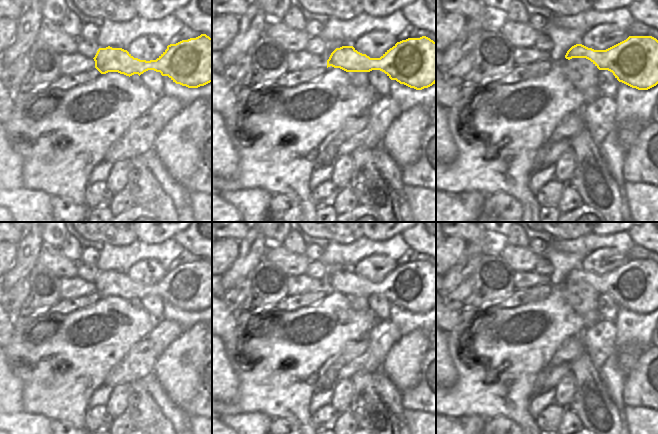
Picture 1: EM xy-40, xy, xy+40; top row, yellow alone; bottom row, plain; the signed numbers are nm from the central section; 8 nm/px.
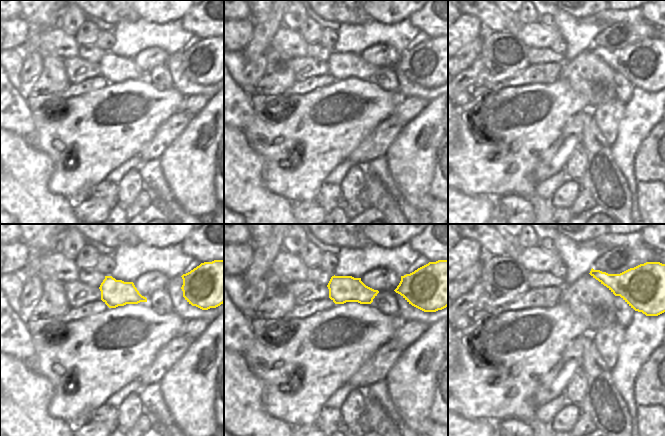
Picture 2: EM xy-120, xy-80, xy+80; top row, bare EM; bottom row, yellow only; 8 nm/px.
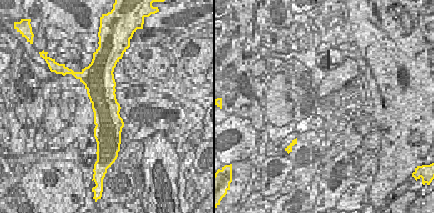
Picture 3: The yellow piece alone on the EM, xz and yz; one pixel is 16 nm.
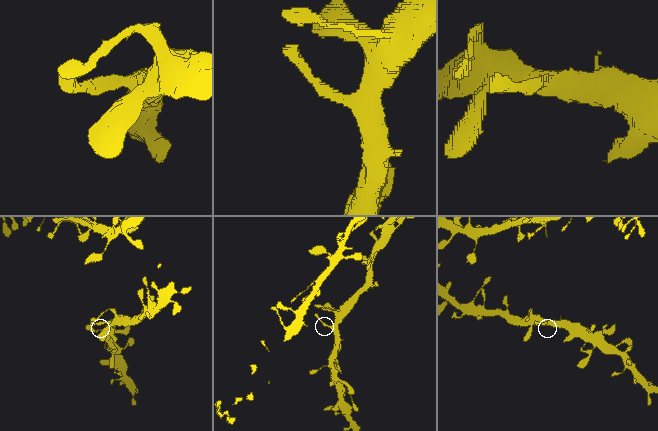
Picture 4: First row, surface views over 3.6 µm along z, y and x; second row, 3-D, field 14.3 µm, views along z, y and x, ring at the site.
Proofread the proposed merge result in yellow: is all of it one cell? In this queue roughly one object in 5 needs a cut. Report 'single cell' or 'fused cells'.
single cell

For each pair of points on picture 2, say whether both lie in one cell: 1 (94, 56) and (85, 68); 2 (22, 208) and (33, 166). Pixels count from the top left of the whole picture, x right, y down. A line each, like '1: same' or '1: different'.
1: different
2: same

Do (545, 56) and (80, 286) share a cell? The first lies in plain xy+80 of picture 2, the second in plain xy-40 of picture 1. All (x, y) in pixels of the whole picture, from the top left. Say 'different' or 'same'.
same

